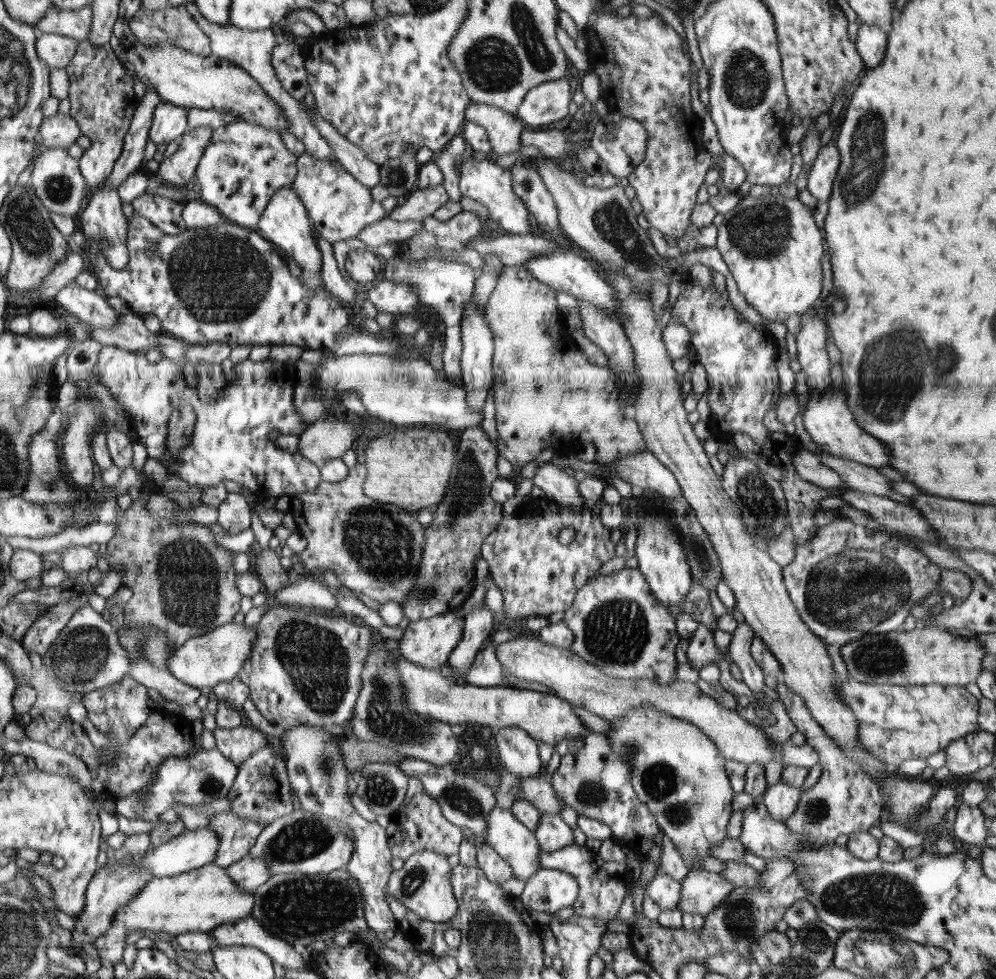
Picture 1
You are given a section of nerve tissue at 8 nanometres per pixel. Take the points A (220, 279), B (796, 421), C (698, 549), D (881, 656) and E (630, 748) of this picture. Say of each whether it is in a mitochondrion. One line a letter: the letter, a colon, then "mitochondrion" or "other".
A: mitochondrion
B: other
C: mitochondrion
D: mitochondrion
E: mitochondrion

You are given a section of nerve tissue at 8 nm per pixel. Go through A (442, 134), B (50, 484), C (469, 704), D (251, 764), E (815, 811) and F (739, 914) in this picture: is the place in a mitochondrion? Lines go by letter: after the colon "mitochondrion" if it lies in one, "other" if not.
A: other
B: mitochondrion
C: other
D: other
E: mitochondrion
F: mitochondrion

